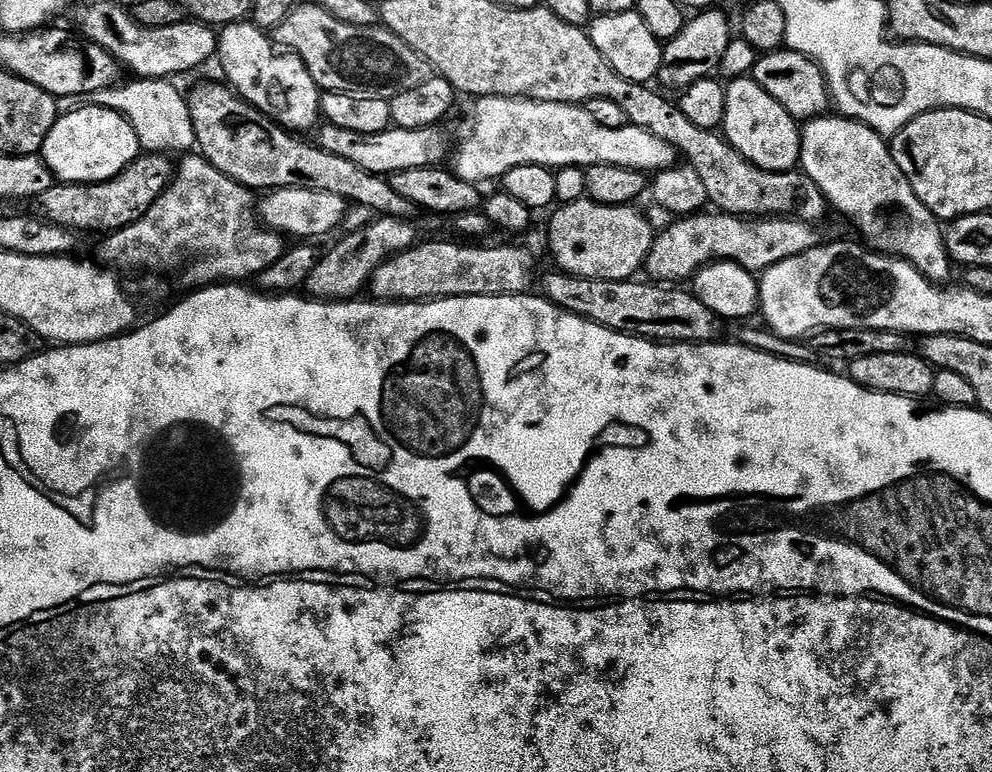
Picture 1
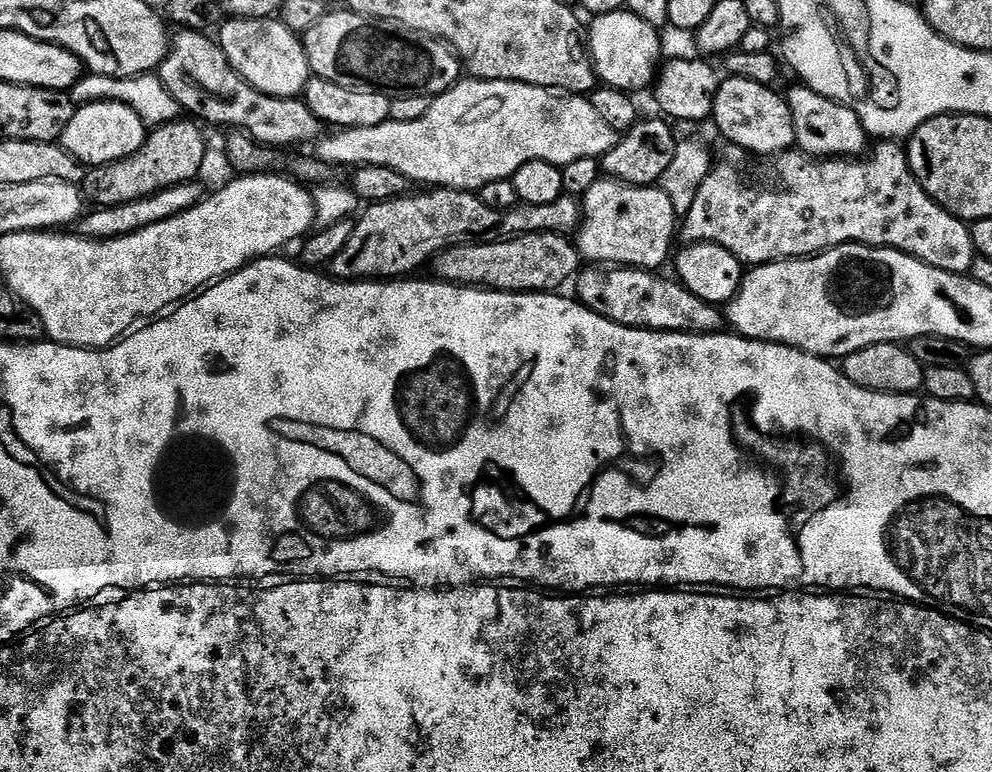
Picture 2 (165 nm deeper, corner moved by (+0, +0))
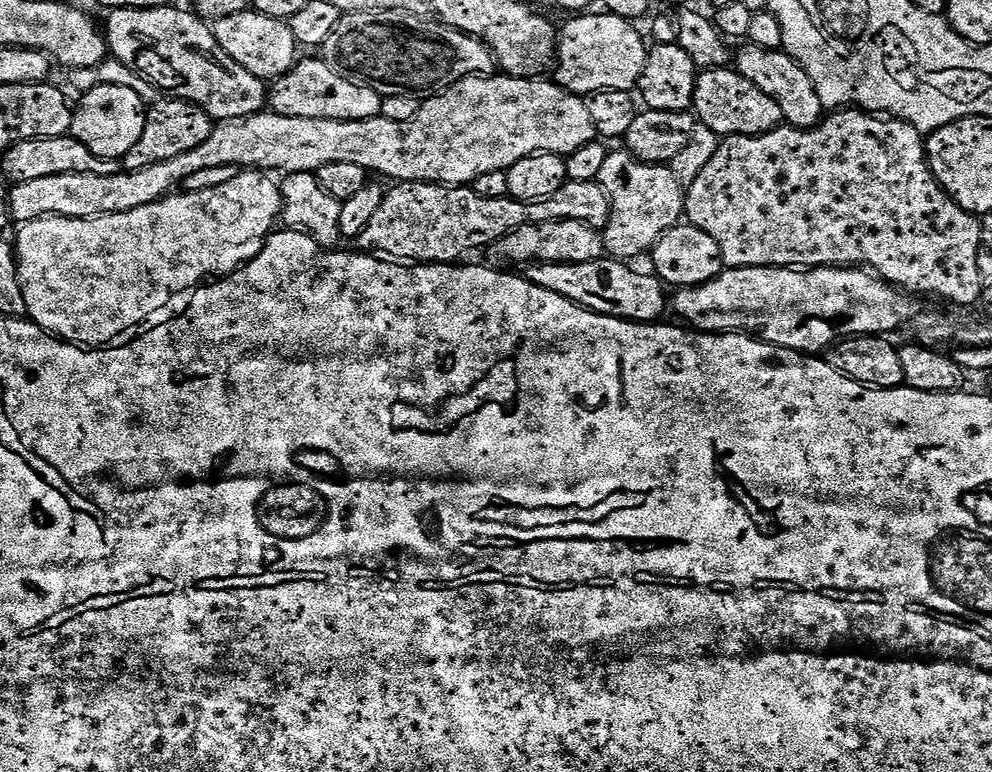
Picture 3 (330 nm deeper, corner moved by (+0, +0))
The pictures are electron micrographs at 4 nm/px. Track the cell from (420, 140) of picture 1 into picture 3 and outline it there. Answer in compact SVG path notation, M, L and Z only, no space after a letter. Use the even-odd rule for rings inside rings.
M113 8L107 13L106 39L111 55L117 56L123 67L150 81L161 93L174 100L185 100L198 105L214 122L247 120L265 111L270 92L265 81L259 80L246 66L238 66L218 42L213 25L201 20L195 11L183 12L180 8Z

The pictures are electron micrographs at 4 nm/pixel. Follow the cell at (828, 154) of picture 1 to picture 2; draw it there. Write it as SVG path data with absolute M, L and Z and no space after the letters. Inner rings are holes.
M795 87L786 92L786 99L794 118L795 147L809 158L859 157L865 151L866 133L854 110L839 104L837 100L819 96L809 88Z

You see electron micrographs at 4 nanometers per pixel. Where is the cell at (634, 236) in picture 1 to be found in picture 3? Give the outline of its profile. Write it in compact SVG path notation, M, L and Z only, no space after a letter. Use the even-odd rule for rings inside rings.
M627 150L609 151L599 176L612 203L610 222L602 229L609 257L632 262L635 256L651 253L665 234L686 216L686 186L667 164L647 164Z

